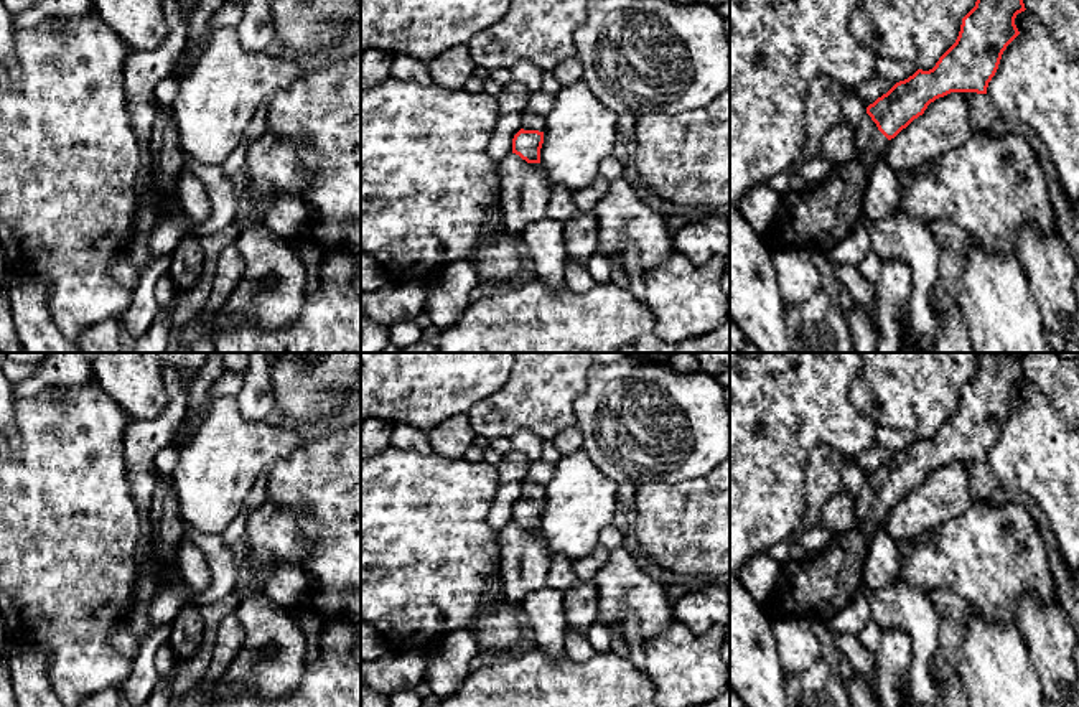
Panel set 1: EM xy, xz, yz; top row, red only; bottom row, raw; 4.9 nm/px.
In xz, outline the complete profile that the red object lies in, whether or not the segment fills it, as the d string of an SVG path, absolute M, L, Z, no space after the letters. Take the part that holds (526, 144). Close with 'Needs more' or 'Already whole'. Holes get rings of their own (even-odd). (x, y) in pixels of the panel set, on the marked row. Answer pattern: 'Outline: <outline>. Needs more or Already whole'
Outline: M522 112L521 120L521 130L512 138L512 153L519 155L527 163L540 163L545 117Z. Needs more

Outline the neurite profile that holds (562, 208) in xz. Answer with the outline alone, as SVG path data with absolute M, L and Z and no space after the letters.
M552 183L547 204L547 218L565 224L578 213L572 191L558 183Z

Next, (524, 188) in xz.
M516 153L499 162L499 206L509 236L545 218L552 181L540 163L527 163Z

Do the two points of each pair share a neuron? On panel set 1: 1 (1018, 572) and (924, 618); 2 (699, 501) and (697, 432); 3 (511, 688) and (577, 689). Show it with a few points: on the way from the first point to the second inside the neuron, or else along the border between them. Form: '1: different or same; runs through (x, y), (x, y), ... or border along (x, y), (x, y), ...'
1: different; border along (898, 577), (928, 599)
2: different; border along (712, 467), (692, 478), (661, 483)
3: same; runs through (527, 689), (560, 689)

